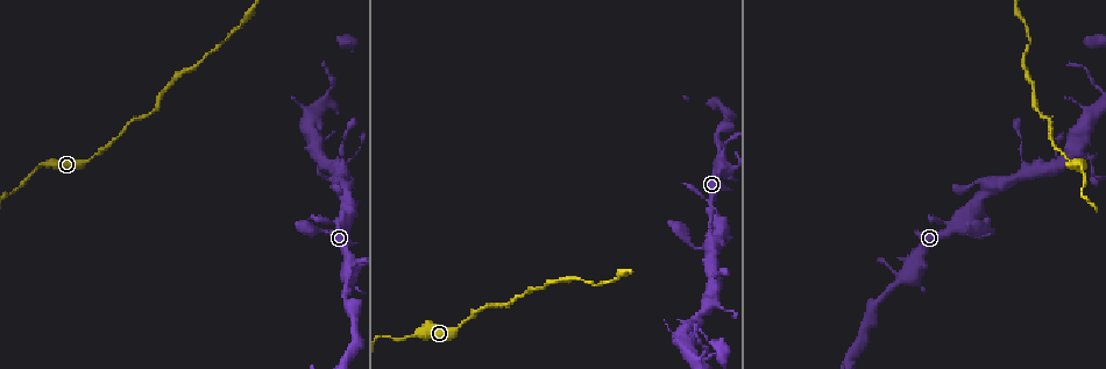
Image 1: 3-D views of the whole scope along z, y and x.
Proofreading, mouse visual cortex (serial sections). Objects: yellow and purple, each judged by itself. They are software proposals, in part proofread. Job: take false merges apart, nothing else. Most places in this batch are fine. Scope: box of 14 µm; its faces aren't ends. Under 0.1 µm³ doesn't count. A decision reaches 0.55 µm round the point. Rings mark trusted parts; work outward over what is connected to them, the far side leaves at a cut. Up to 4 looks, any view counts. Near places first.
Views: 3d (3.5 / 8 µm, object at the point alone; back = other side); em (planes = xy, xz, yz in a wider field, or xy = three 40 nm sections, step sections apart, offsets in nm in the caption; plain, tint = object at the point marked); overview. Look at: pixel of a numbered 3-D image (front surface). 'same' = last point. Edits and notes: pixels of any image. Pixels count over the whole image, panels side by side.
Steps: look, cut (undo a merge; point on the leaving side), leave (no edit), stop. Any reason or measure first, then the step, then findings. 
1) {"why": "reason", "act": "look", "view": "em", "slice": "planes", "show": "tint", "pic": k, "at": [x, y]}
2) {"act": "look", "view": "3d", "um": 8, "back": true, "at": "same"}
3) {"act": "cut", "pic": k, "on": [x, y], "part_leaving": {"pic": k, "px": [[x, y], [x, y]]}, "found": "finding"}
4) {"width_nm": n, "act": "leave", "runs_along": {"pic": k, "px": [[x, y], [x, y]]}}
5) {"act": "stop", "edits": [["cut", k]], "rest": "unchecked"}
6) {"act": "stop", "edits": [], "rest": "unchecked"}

{"why": "thick turns thin", "act": "look", "view": "3d", "um": 3.5, "pic": 1, "at": [1082, 164]}

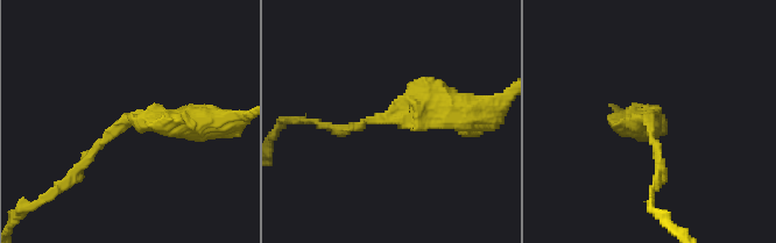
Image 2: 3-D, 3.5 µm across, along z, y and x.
{"act": "leave", "runs_along": {"pic": 2, "px": [[196, 121], [125, 121], [68, 181]]}, "found": "all the same cell"}

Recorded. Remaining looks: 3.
{"why": "sharp bend", "act": "look", "view": "3d", "um": 3.5, "pic": 1, "at": [350, 262]}

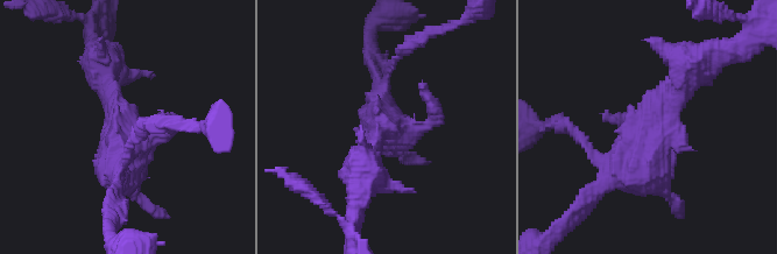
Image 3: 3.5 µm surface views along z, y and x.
{"why": "shape alone is not enough", "act": "look", "view": "em", "slice": "xy", "step": 1, "show": "tint", "pic": 3, "at": [122, 135]}

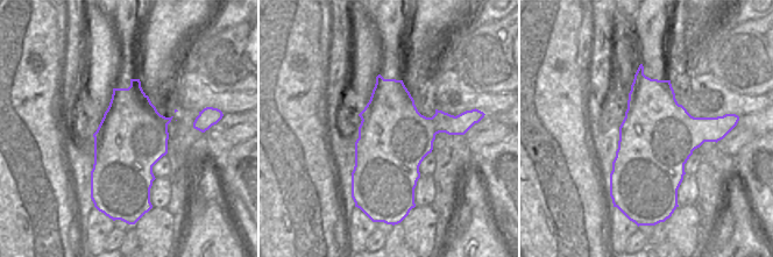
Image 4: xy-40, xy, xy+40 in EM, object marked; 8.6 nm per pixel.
{"why": "cut it another way", "act": "look", "view": "em", "slice": "xy", "step": 2, "show": "tint", "at": "same"}

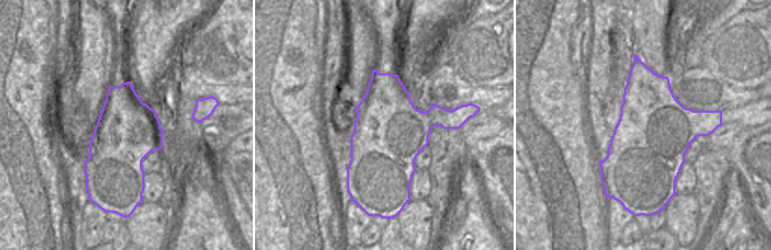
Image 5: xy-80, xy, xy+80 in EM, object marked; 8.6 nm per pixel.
{"act": "leave", "runs_along": {"pic": 3, "px": [[684, 71], [645, 164], [604, 182]]}, "found": "one cell here"}

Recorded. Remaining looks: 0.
{"act": "stop", "edits": [], "rest": "unchecked"}

